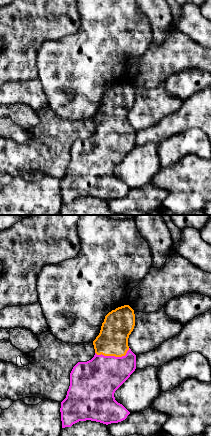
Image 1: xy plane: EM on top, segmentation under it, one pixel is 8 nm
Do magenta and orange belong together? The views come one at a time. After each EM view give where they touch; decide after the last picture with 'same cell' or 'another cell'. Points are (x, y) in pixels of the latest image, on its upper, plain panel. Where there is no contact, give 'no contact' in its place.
contact (113, 132)

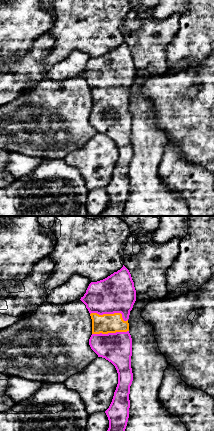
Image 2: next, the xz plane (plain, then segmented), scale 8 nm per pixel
contact (110, 89)

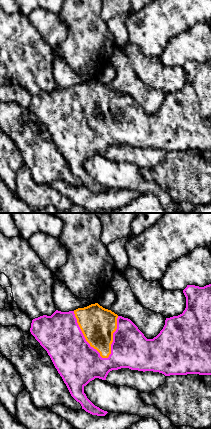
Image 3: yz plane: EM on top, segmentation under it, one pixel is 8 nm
contact (84, 113)

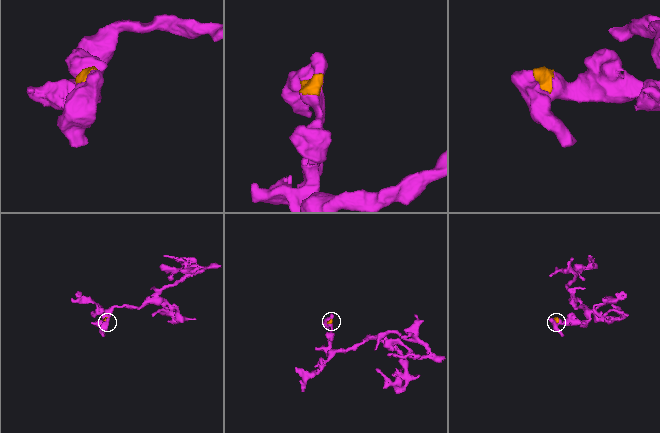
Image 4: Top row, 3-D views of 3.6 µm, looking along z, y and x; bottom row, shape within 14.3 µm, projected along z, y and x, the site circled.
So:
same cell

